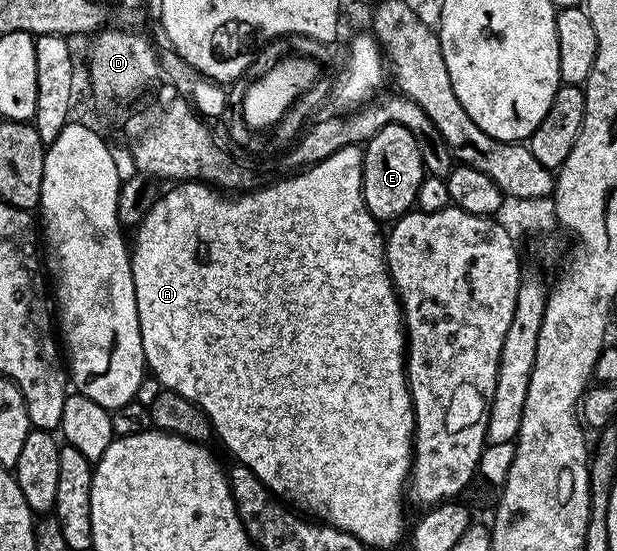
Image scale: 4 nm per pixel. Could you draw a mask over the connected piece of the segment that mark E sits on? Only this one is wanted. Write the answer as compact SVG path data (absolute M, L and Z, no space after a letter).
M392 122L387 124L367 143L364 143L365 159L361 165L361 187L367 208L378 220L396 220L410 213L417 205L419 184L427 176L423 156L419 156L419 144L407 128Z

